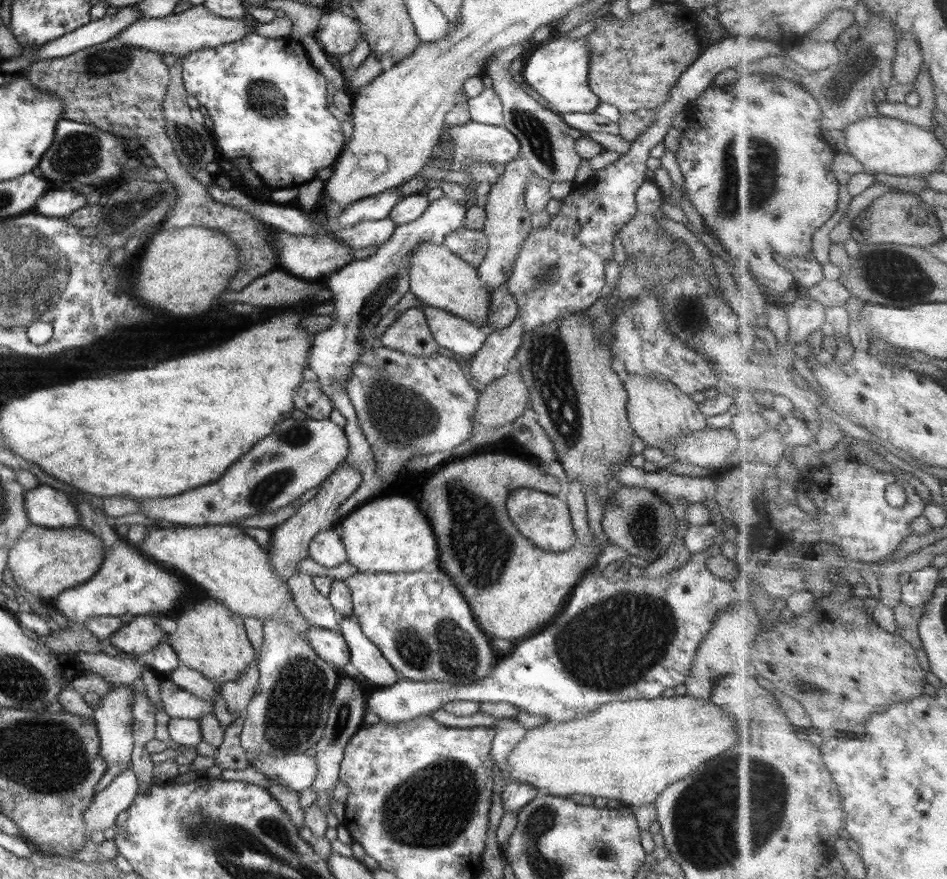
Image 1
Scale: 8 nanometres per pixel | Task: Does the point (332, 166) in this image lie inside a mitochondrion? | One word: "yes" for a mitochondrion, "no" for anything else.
no

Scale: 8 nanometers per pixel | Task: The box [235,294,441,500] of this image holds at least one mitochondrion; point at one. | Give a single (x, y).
(298, 434)

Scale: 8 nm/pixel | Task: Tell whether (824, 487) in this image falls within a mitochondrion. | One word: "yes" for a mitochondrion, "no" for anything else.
no

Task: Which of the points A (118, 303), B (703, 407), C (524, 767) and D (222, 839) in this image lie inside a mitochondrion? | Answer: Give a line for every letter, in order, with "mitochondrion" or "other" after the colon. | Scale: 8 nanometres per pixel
A: other
B: other
C: other
D: mitochondrion

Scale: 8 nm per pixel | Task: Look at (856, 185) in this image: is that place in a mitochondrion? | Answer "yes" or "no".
no

